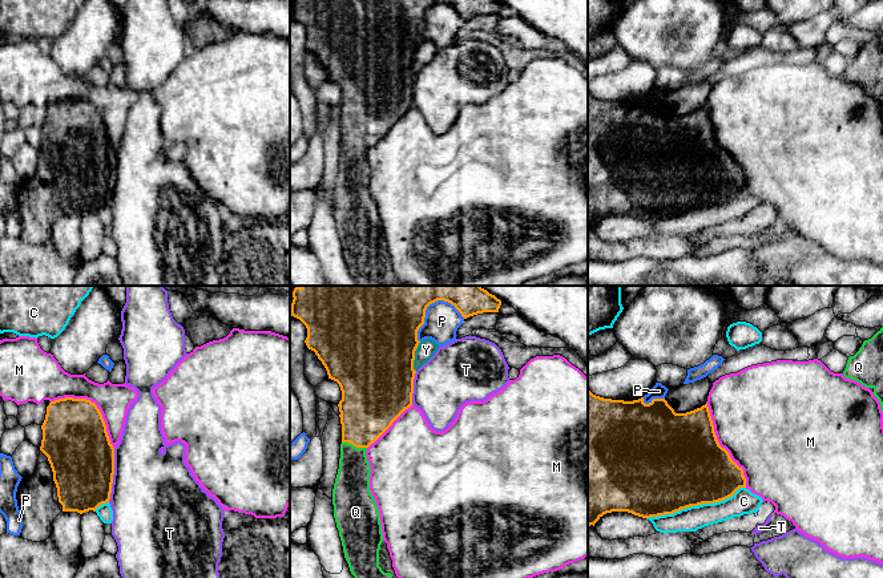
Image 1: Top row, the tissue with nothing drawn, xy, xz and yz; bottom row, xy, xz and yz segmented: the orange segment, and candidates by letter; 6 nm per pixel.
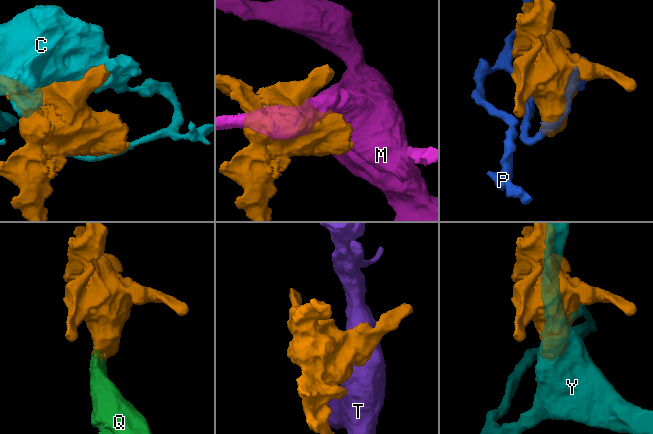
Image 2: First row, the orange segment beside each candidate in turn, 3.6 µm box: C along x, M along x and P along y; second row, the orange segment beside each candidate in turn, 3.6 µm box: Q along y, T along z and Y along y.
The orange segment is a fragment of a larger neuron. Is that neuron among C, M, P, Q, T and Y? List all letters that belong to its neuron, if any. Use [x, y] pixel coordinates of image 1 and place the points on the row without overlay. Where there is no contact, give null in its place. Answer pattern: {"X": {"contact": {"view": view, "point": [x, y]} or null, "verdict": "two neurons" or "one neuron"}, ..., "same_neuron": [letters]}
{"C": {"contact": {"view": "yz", "point": [696, 207]}, "verdict": "two neurons"}, "M": {"contact": {"view": "xy", "point": [95, 106]}, "verdict": "two neurons"}, "P": {"contact": {"view": "xz", "point": [428, 7]}, "verdict": "two neurons"}, "Q": {"contact": {"view": "xz", "point": [354, 148]}, "verdict": "one neuron"}, "T": {"contact": {"view": "xy", "point": [113, 176]}, "verdict": "two neurons"}, "Y": {"contact": {"view": "xz", "point": [414, 59]}, "verdict": "two neurons"}, "same_neuron": ["Q"]}

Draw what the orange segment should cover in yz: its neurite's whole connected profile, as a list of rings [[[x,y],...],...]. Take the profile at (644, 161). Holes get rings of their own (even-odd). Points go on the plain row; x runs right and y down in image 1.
[[[588,92],[588,229],[594,229],[604,217],[612,214],[628,214],[642,221],[673,217],[690,209],[723,203],[739,190],[746,190],[743,171],[719,147],[707,106],[686,116],[676,116],[665,101],[653,101],[649,106],[644,105],[644,100],[633,104],[612,102],[596,98]]]

